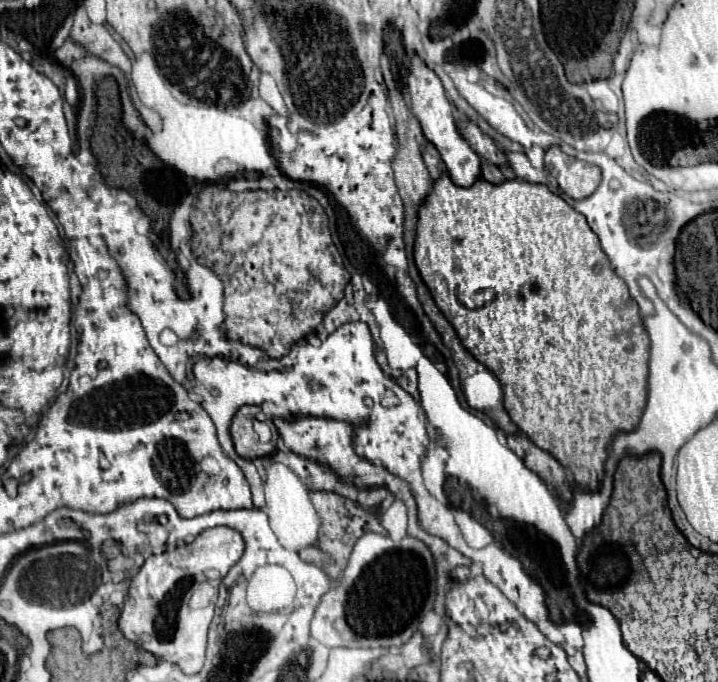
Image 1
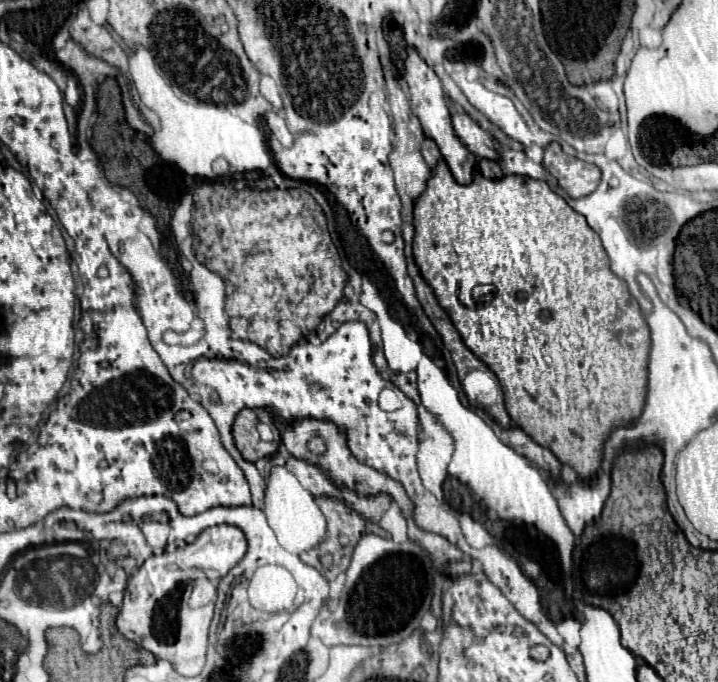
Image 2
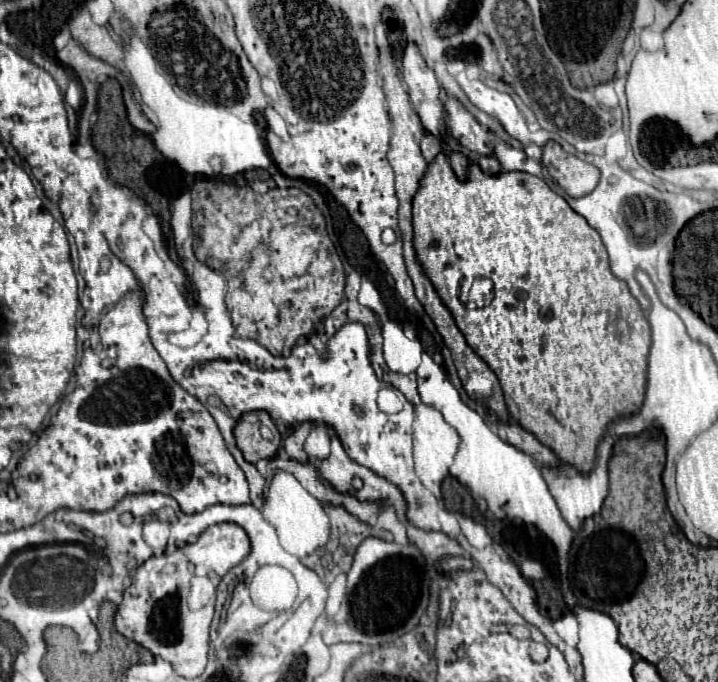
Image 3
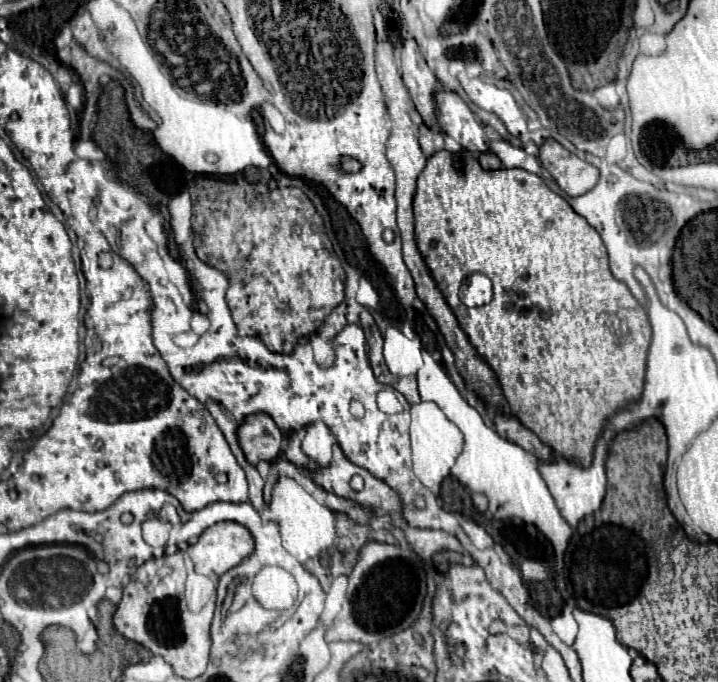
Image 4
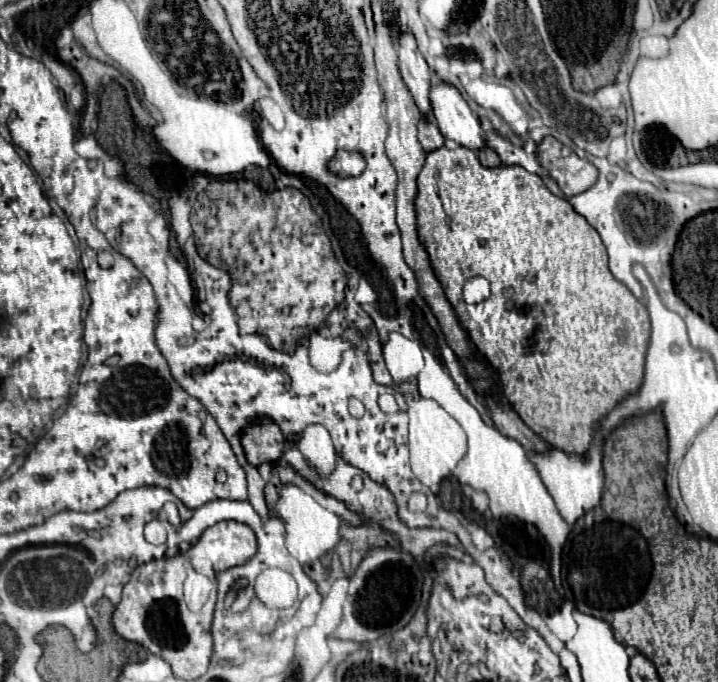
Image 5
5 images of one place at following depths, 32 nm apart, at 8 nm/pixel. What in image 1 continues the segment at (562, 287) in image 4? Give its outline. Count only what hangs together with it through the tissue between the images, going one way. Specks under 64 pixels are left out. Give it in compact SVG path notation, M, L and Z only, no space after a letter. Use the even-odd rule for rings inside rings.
M442 172L442 176L434 182L428 200L420 206L420 212L418 212L418 236L414 244L414 260L436 306L454 326L458 338L462 340L462 346L480 364L490 368L490 372L494 372L494 376L502 384L504 408L510 414L512 422L518 426L518 430L530 436L530 440L534 440L538 448L546 448L546 452L550 452L564 468L570 468L574 476L574 486L578 490L596 492L604 478L604 462L608 454L606 450L612 444L614 436L618 432L634 432L634 428L638 428L638 420L642 418L646 396L648 396L646 364L648 364L650 340L642 326L638 304L630 298L626 282L612 270L610 260L602 252L598 236L590 230L586 218L580 212L576 212L572 206L568 206L560 196L552 194L544 184L530 184L524 180L506 180L494 186L484 180L478 180L470 188L458 188L452 184L448 174Z

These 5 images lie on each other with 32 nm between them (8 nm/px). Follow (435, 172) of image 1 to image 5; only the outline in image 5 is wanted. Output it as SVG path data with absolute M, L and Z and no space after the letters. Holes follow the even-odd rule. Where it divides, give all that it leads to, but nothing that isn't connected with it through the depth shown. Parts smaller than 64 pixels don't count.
M422 118L418 124L418 140L426 152L438 150L444 146L444 136L438 130L438 124L432 118Z

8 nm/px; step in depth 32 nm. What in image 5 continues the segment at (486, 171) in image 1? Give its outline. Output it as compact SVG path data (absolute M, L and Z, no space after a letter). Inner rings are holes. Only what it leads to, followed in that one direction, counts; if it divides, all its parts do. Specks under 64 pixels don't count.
M490 148L480 150L480 152L478 152L478 158L480 158L480 164L486 166L486 168L496 168L496 166L500 166L498 154L496 154L494 150L490 150Z

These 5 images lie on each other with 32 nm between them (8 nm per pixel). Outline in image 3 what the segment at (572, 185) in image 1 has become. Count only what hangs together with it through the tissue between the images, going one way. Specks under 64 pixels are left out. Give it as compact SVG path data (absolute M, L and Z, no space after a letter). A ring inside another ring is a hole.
M550 140L542 148L542 166L550 172L550 176L558 182L568 196L580 198L590 194L600 180L600 170L594 164L588 164L572 154L566 154L562 146Z

